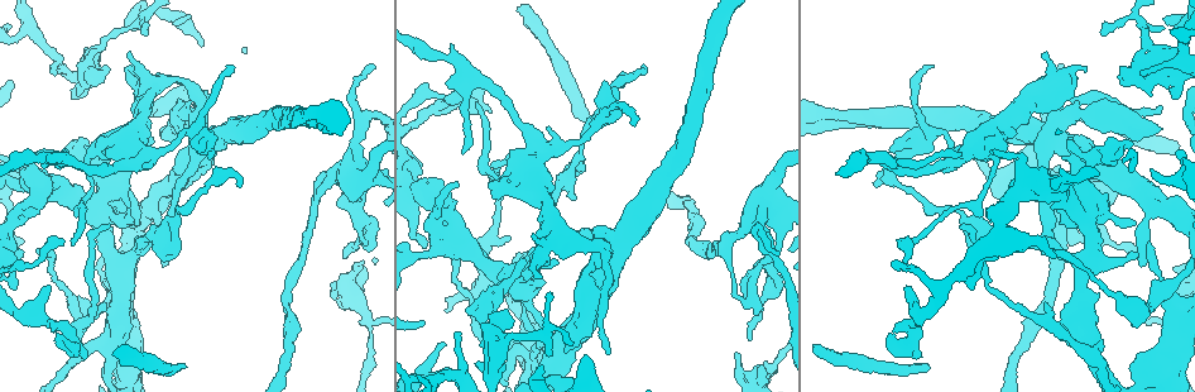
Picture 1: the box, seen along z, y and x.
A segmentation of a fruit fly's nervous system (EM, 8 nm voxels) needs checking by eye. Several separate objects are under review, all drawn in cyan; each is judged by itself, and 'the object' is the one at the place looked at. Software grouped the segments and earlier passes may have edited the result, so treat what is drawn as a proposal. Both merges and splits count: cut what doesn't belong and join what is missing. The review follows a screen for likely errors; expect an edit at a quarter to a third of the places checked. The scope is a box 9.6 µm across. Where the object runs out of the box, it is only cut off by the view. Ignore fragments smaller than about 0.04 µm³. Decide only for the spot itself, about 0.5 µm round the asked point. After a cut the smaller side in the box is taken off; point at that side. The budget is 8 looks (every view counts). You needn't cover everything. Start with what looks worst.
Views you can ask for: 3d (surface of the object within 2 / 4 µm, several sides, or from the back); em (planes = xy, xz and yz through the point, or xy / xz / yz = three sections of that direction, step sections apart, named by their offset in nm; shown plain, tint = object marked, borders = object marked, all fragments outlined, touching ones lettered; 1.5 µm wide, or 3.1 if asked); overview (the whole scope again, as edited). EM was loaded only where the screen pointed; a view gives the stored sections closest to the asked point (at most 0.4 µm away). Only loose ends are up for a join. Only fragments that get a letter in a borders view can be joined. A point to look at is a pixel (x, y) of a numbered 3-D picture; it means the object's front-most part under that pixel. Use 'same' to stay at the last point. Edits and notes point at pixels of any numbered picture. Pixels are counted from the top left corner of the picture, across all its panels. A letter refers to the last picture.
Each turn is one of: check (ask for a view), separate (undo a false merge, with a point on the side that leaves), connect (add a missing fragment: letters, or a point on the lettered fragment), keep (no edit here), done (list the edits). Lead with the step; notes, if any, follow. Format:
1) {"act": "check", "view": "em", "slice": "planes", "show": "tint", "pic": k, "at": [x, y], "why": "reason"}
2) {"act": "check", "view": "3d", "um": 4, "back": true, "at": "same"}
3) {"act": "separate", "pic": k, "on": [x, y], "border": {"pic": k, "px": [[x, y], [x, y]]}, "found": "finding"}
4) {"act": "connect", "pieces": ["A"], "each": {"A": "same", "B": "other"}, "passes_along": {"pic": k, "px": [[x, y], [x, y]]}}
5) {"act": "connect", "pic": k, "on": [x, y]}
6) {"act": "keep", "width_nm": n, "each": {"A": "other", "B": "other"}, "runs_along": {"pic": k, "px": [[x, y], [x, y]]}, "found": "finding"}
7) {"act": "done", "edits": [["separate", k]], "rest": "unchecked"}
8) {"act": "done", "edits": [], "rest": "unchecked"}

{"act": "check", "view": "em", "slice": "planes", "show": "plain", "pic": 1, "at": [926, 366], "why": "an open end"}

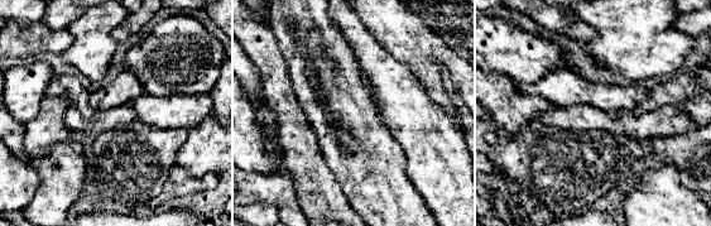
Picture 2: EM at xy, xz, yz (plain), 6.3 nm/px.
{"act": "check", "view": "em", "slice": "planes", "show": "tint", "at": "same"}

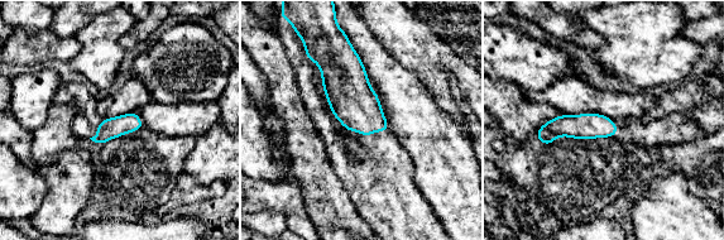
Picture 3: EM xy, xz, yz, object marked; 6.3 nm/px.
{"act": "check", "view": "em", "slice": "planes", "show": "borders", "at": "same"}

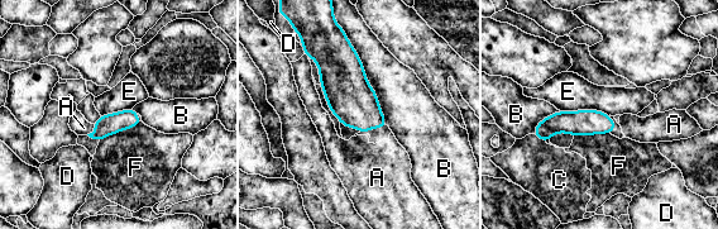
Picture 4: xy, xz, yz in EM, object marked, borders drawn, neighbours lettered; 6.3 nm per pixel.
{"act": "connect", "pieces": ["A"], "each": {"A": "same", "B": "other", "C": "other", "D": "other", "E": "other", "F": "other"}, "found": "it goes on there"}

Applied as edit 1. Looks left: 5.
{"act": "check", "view": "3d", "um": 2, "pic": 1, "at": [909, 342], "why": "sharp bend"}

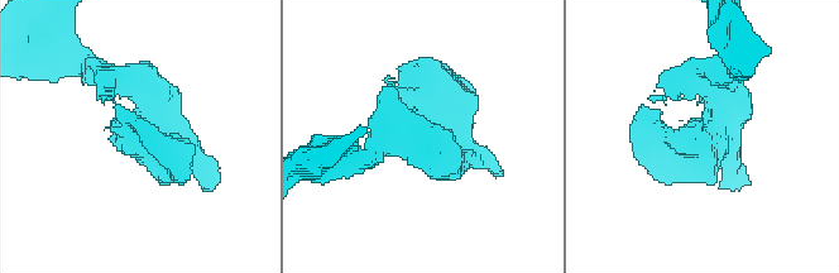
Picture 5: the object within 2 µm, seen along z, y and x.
{"act": "check", "view": "em", "slice": "planes", "show": "borders", "pic": 5, "at": [438, 144]}

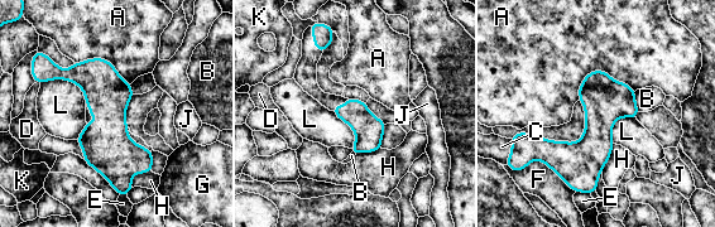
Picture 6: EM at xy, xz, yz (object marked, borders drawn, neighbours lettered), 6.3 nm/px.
{"act": "keep", "each": {"A": "other", "B": "other", "C": "other", "D": "other", "E": "other", "F": "other", "G": "other", "H": "other", "J": "other", "K": "other", "L": "other"}, "border": {"pic": 6, "px": [[41, 82], [73, 81], [86, 102]]}, "found": "all the same neuron"}

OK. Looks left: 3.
{"act": "check", "view": "overview", "why": "see it whole again"}

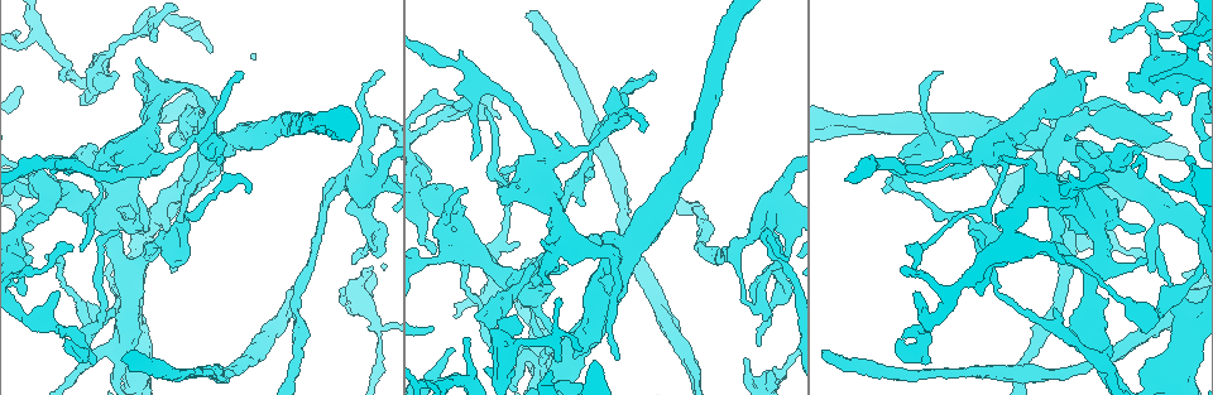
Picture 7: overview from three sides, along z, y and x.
{"act": "check", "view": "em", "slice": "planes", "show": "plain", "pic": 7, "at": [170, 268]}

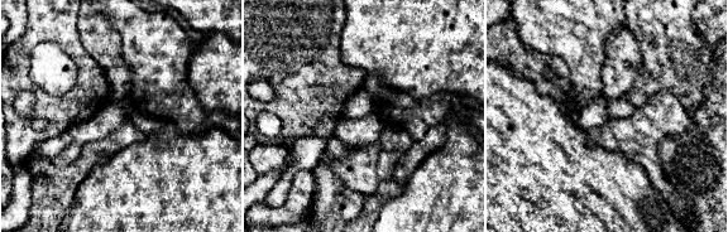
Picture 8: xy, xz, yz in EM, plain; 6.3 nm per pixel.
{"act": "check", "view": "em", "slice": "planes", "show": "borders", "at": "same"}

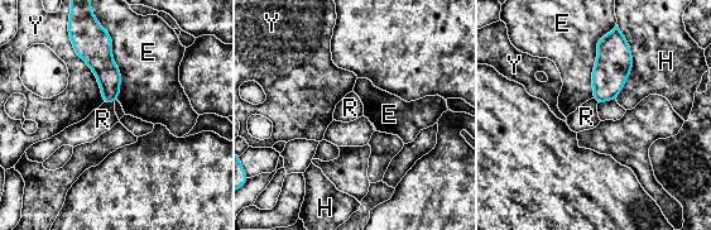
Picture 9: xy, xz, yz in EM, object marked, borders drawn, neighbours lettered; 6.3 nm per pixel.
{"act": "keep", "width_nm": 160, "longest_contact_nm": ["E", 650], "each": {"E": "other", "H": "other", "R": "other", "Y": "other"}, "found": "no lettered fragment goes on from it"}

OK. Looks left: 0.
{"act": "done", "edits": [["connect", 4]], "rest": "unchecked"}

